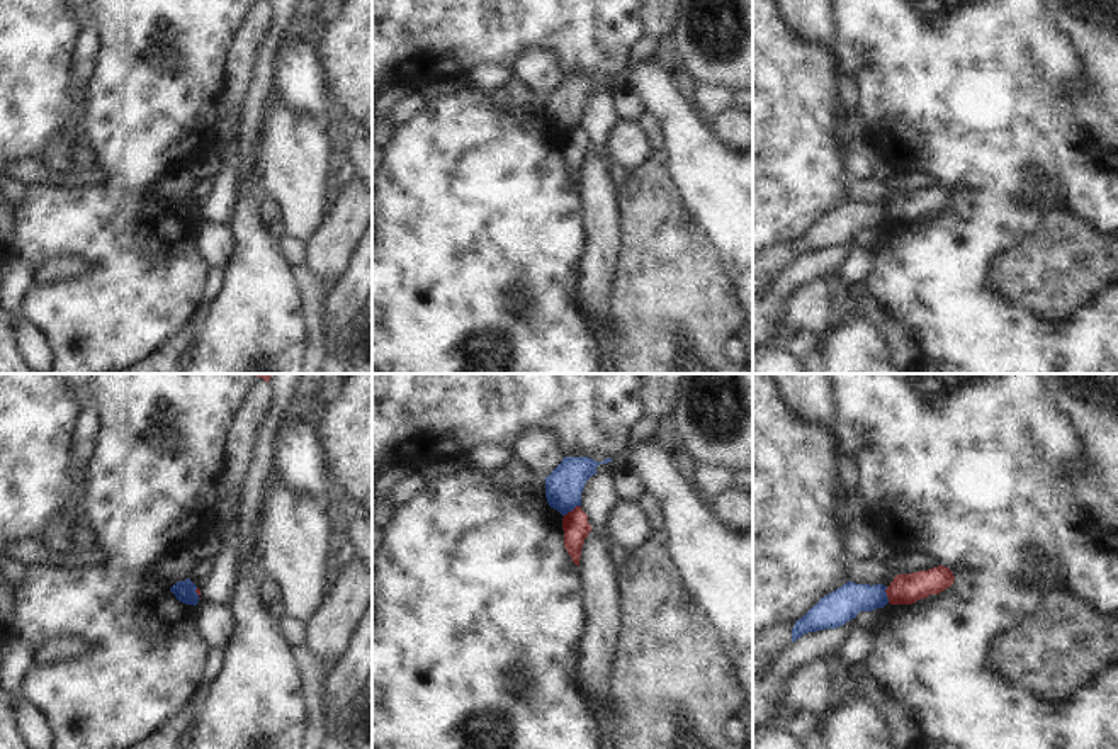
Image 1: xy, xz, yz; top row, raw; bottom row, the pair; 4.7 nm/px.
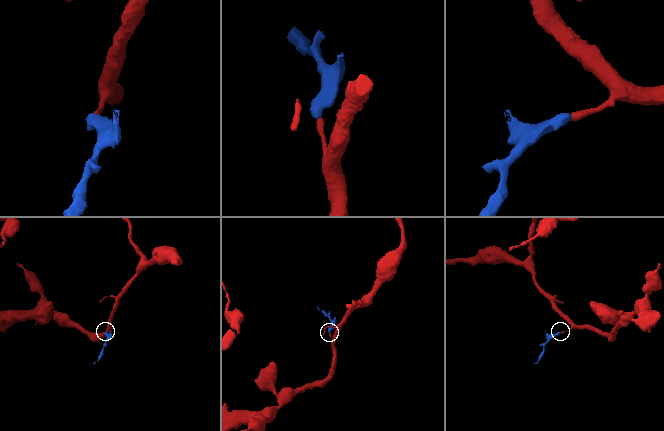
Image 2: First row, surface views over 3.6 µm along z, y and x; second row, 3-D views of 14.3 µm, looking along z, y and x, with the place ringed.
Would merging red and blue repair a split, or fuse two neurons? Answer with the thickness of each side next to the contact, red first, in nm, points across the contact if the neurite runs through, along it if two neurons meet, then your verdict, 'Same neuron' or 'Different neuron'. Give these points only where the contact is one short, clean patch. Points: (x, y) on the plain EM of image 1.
Thickness 120 nm (red) against 180 nm. Boundary: xz (580, 124), (563, 135). Different neuron.

